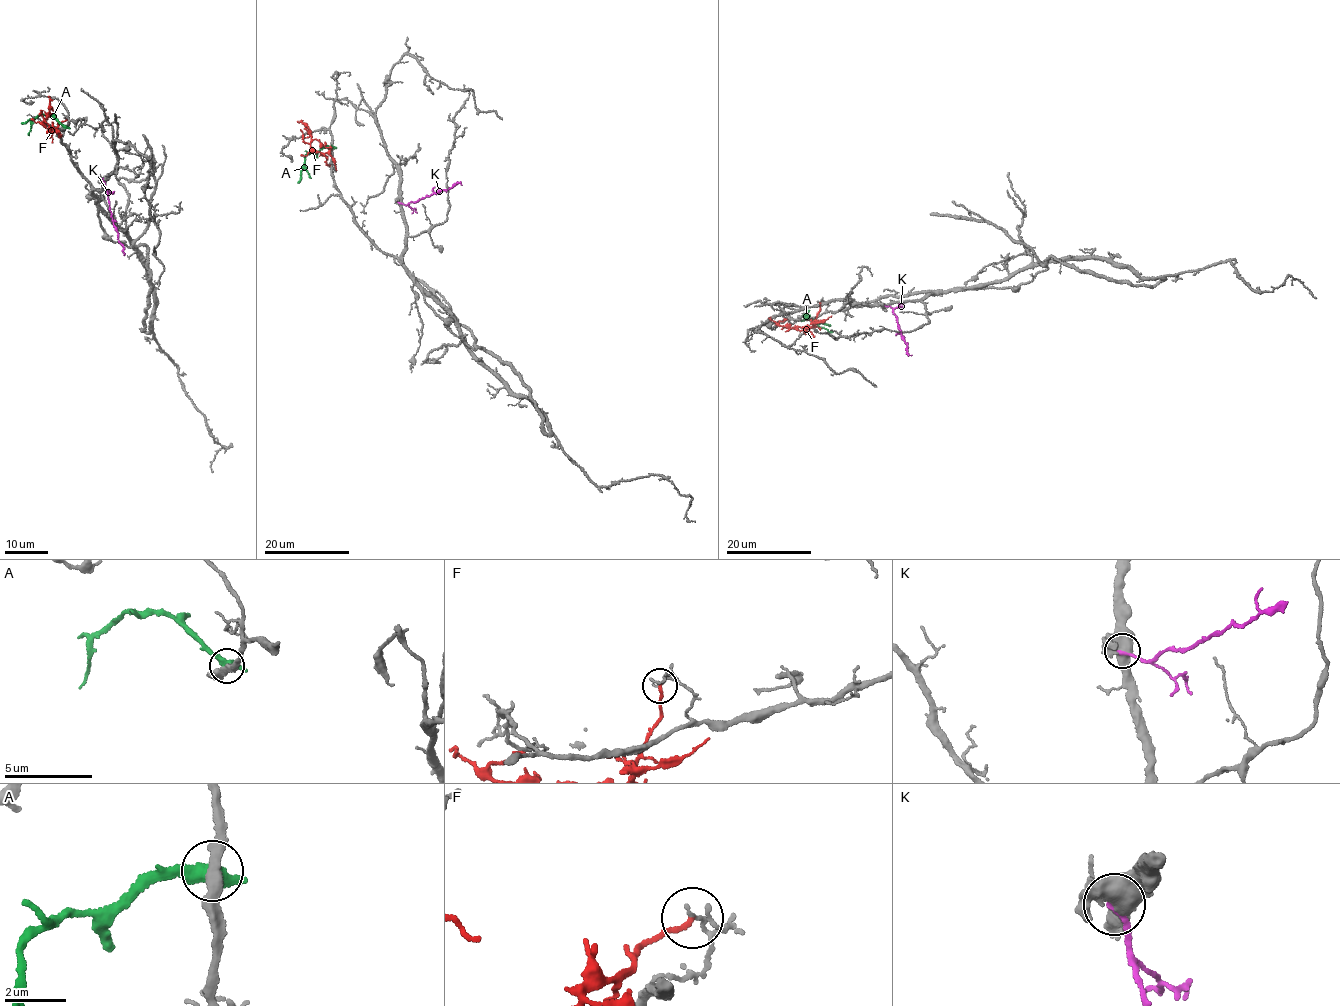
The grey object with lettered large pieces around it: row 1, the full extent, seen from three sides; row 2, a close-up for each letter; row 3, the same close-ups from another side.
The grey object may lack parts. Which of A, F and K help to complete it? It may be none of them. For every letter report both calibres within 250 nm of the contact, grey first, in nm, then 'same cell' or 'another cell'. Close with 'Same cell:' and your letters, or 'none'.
A: 380/550 nm | another cell
F: 130/160 nm | another cell
K: 600/220 nm | another cell
Same cell: none

